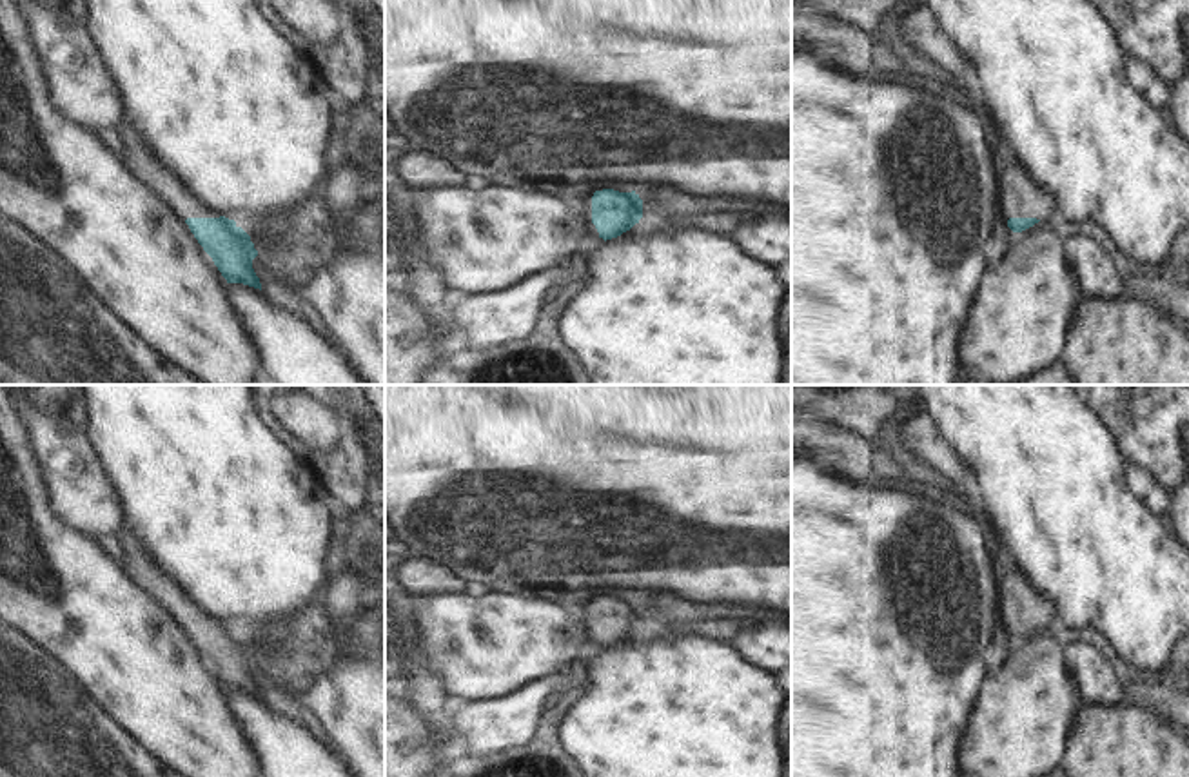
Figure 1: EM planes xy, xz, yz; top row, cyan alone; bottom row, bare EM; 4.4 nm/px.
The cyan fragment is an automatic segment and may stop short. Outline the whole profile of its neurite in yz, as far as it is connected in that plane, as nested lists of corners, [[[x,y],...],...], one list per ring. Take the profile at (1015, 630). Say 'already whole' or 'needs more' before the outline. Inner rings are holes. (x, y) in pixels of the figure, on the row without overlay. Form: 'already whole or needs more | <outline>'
needs more | [[[1004,545],[991,557],[997,577],[998,614],[1007,626],[1007,634],[1013,639],[1022,639],[1038,628],[1047,628],[1058,614],[1055,601],[1033,585]]]

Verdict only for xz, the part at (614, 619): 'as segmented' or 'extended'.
extended

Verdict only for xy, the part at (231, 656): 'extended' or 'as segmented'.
extended

